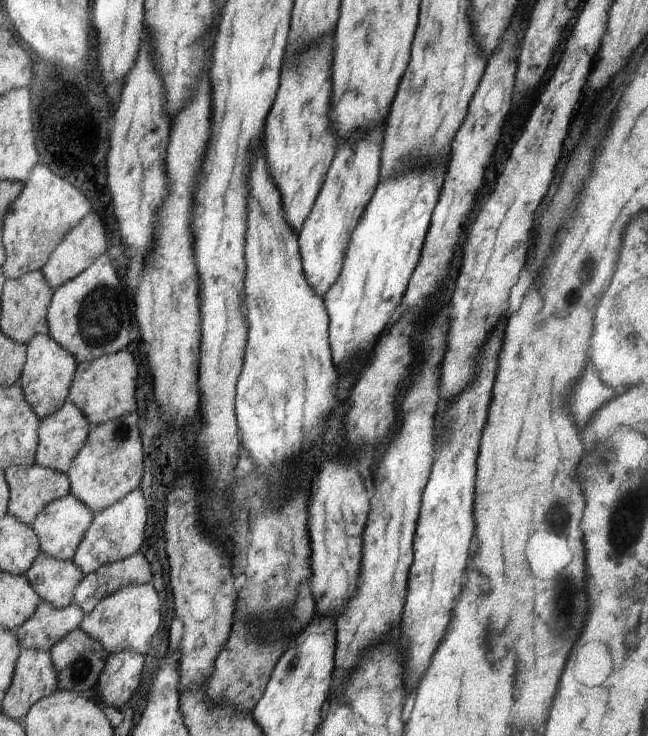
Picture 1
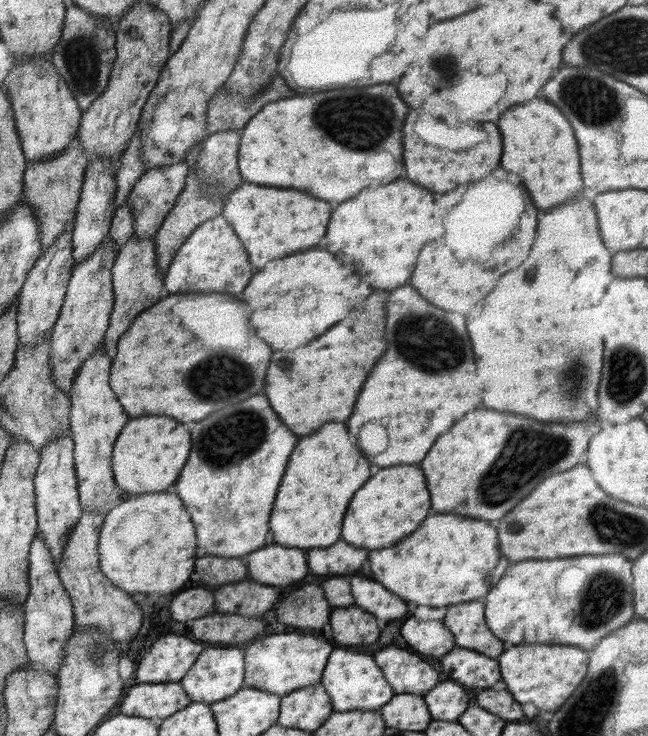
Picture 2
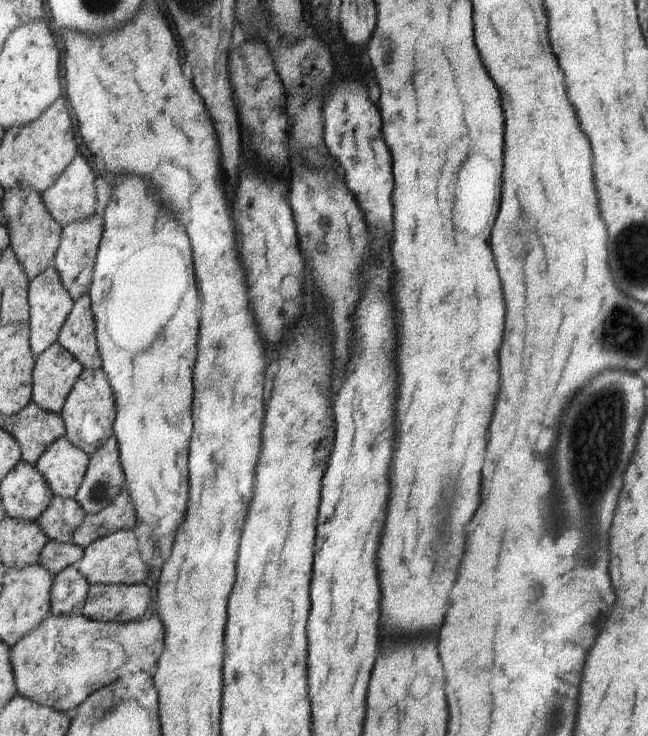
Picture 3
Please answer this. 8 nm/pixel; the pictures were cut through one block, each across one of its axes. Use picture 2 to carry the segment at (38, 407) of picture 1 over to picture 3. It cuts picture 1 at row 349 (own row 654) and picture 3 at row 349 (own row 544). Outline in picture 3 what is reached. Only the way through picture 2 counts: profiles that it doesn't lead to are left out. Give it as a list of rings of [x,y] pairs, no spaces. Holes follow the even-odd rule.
[[[54,264],[43,274],[40,274],[35,280],[30,281],[30,343],[34,350],[35,356],[43,354],[58,342],[63,325],[66,324],[67,317],[70,316],[74,309],[75,300],[69,294],[60,278],[60,274]]]

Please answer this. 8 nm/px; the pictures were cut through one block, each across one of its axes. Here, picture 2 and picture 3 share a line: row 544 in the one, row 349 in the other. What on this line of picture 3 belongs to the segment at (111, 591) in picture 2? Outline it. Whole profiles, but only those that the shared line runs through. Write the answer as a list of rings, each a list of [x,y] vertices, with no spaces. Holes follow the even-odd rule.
[[[89,293],[75,301],[74,309],[63,325],[58,342],[61,343],[85,369],[101,369],[101,352],[95,336],[95,315]]]

